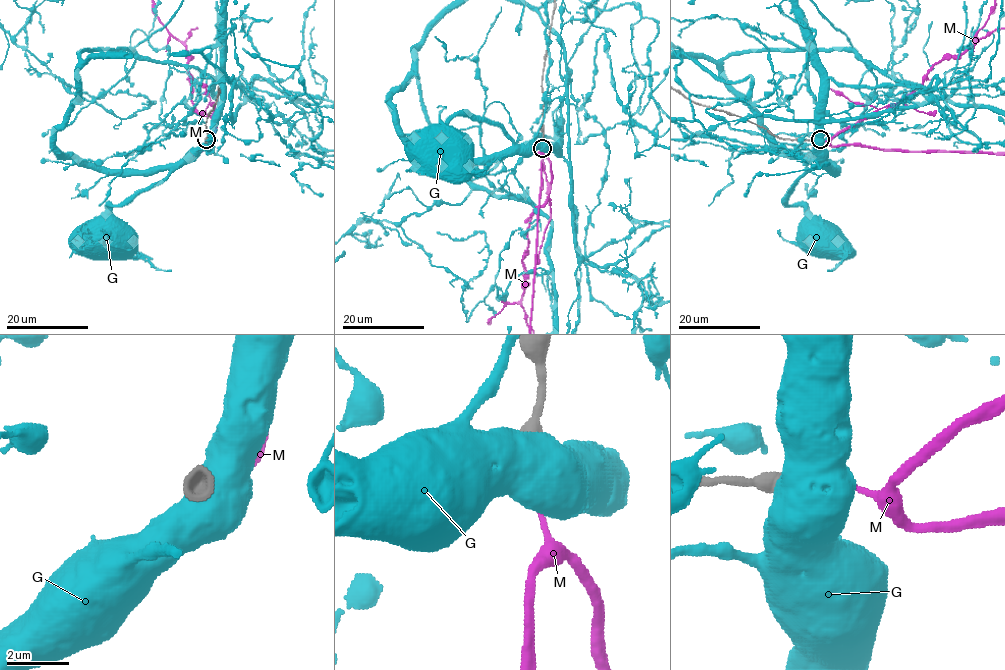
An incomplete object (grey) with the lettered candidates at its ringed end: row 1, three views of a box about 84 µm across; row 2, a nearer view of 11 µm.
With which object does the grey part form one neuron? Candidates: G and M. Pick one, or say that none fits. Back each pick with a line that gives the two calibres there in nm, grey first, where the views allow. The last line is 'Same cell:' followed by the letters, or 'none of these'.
M: calibres 170 and 150 nm
Same cell: M

